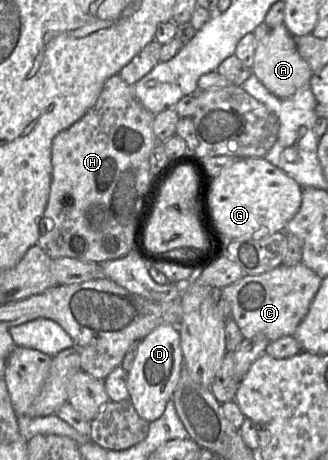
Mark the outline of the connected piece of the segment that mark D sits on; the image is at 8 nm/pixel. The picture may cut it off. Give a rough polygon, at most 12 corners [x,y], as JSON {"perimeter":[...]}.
{"perimeter":[[160,325],[140,341],[129,400],[150,423],[180,379],[180,334]]}

